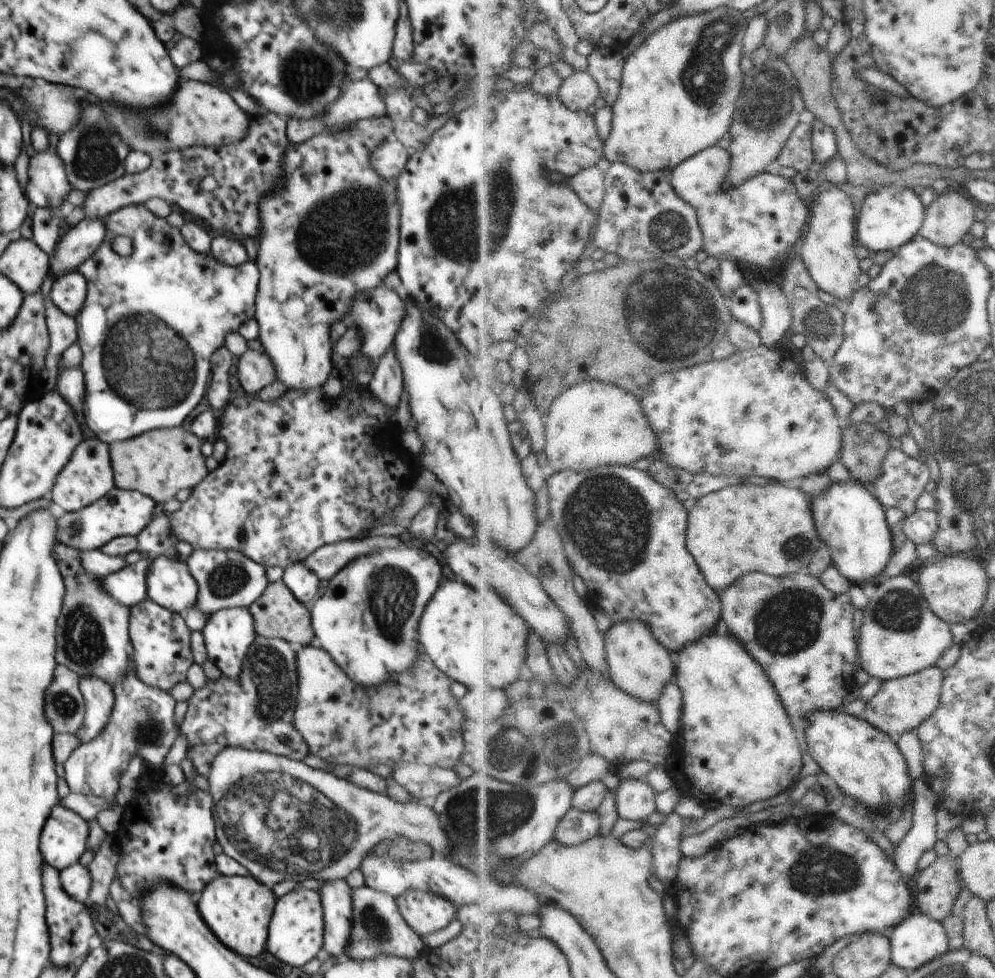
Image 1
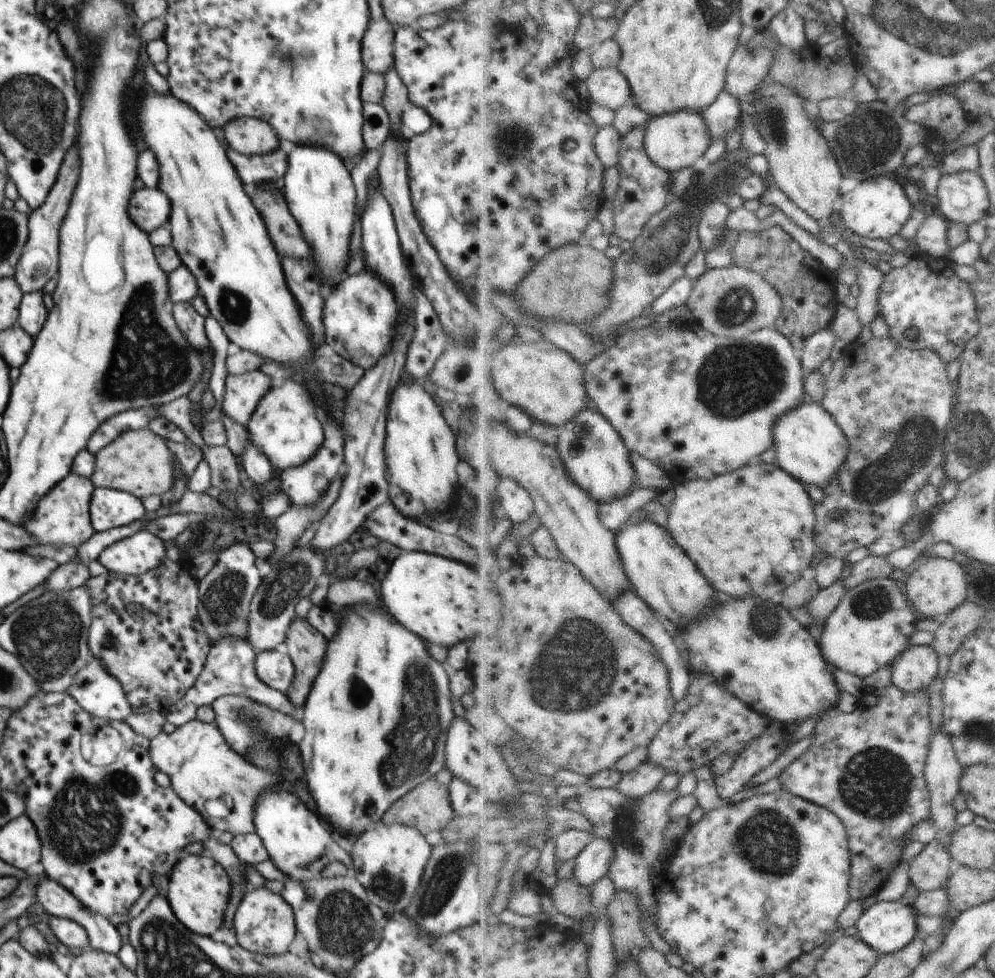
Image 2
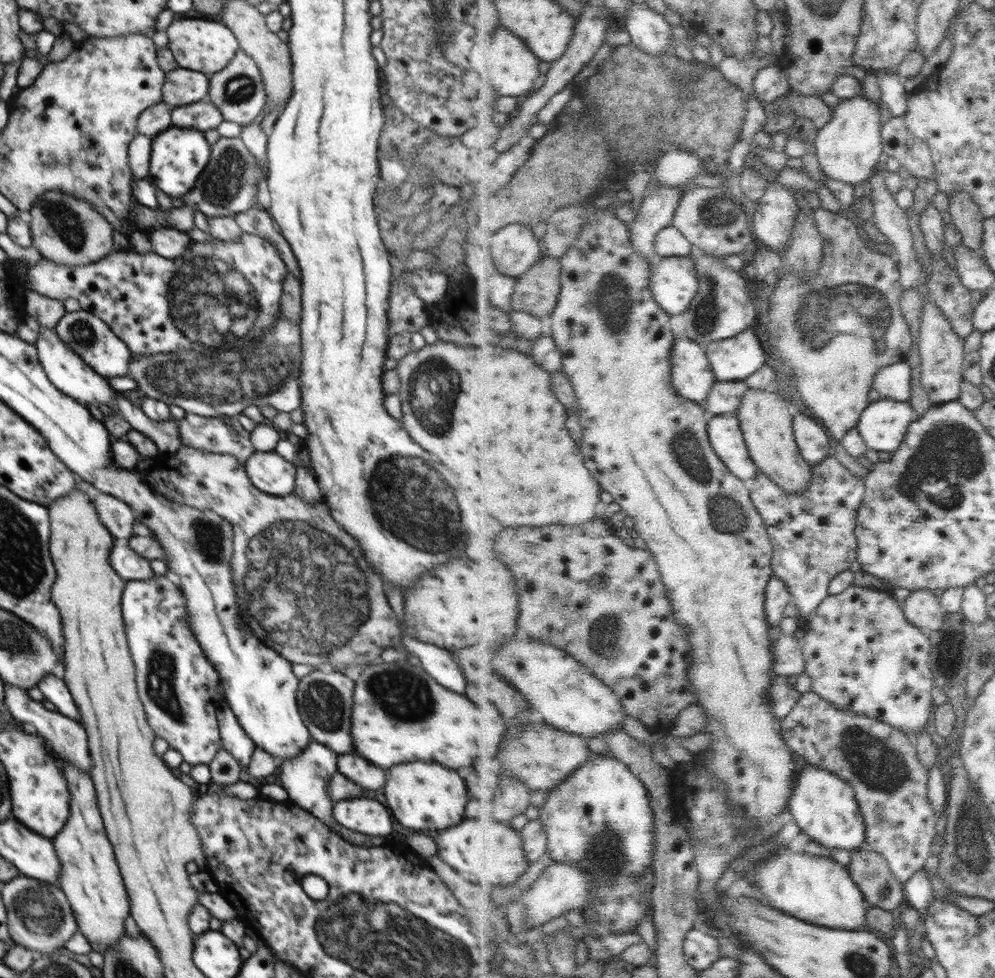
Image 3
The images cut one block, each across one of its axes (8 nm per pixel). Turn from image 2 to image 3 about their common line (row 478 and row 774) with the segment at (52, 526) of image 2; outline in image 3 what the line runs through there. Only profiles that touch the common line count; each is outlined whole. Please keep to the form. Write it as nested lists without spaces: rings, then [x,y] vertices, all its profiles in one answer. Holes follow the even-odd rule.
[[[58,756],[58,759],[63,763],[64,778],[69,788],[70,806],[70,816],[66,820],[66,825],[52,839],[56,855],[60,859],[62,868],[59,886],[70,903],[80,932],[88,939],[90,946],[92,946],[92,951],[104,956],[104,952],[110,946],[118,944],[122,940],[121,936],[126,935],[124,919],[131,912],[129,896],[117,860],[115,859],[113,848],[106,834],[100,810],[98,809],[98,799],[91,773],[80,770],[80,768],[74,766],[70,761],[62,760],[60,756]]]

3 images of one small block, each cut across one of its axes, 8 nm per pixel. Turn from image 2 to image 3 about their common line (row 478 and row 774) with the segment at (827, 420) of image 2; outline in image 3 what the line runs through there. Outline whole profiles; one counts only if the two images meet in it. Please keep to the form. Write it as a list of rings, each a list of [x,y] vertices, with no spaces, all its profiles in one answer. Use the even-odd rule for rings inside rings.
[[[808,762],[808,767],[797,773],[797,786],[789,811],[804,834],[830,850],[838,848],[854,852],[867,847],[867,823],[856,789],[849,780],[831,770]]]

